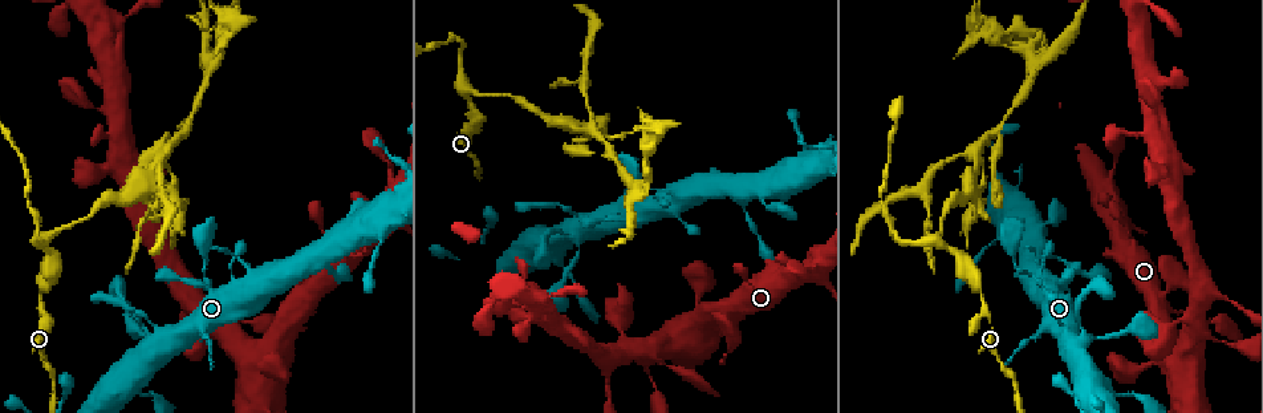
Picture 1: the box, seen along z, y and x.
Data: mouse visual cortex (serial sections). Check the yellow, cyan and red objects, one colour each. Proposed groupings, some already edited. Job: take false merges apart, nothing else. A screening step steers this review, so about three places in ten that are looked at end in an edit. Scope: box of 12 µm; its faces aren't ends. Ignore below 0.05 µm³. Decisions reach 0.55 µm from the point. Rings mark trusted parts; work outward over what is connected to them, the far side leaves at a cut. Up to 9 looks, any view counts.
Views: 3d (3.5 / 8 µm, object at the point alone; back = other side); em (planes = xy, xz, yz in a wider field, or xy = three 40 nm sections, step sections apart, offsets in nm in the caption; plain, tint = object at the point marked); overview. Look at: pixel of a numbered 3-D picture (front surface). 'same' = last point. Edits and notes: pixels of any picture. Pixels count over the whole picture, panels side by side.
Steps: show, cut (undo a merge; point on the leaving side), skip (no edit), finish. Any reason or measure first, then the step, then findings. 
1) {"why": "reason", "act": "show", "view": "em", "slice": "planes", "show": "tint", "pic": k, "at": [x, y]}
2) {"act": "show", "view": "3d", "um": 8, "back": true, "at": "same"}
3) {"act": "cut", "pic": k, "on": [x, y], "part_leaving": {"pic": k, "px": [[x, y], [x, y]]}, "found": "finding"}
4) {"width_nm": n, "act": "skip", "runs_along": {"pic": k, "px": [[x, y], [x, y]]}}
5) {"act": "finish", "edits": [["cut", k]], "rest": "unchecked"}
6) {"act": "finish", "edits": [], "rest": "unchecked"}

{"why": "sharp bend", "act": "show", "view": "3d", "um": 3.5, "pic": 1, "at": [1209, 322]}

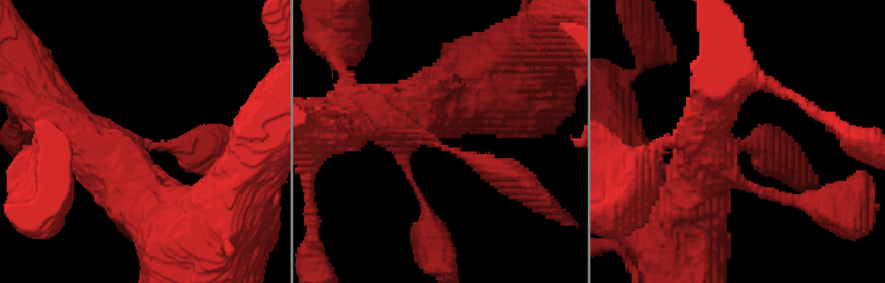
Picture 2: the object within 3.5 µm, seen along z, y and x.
{"act": "show", "view": "em", "slice": "planes", "show": "tint", "pic": 2, "at": [125, 148]}

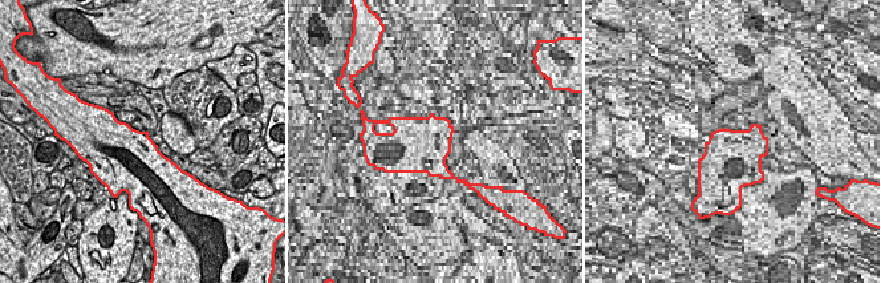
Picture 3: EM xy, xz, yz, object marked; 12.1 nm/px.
{"act": "skip", "runs_along": {"pic": 2, "px": [[167, 223], [118, 166], [40, 105]]}, "found": "all the same cell"}

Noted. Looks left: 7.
{"why": "thick turns thin", "act": "show", "view": "3d", "um": 3.5, "pic": 1, "at": [464, 135]}

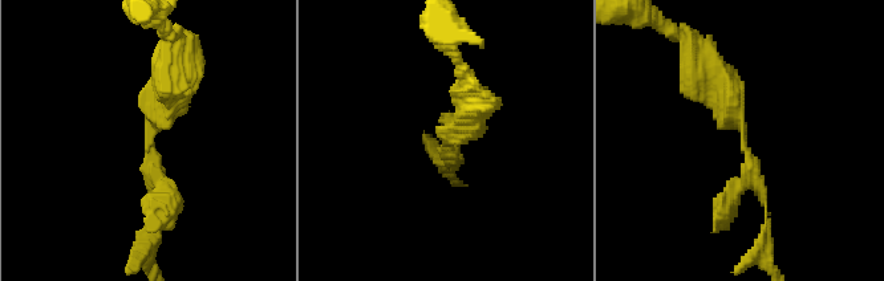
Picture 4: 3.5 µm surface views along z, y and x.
{"act": "show", "view": "em", "slice": "xy", "step": 3, "show": "tint", "pic": 4, "at": [447, 145]}

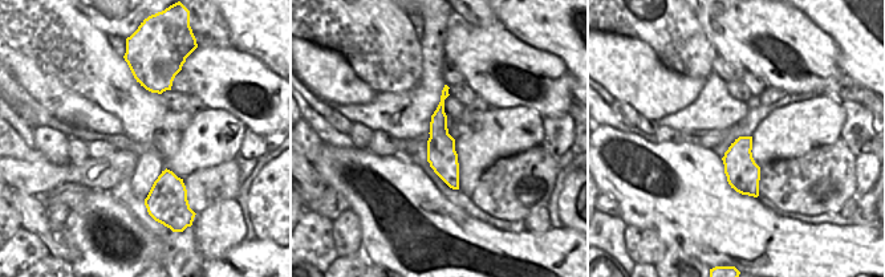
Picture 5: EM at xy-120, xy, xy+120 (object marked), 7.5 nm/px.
{"act": "skip", "runs_along": {"pic": 4, "px": [[766, 222], [745, 133], [701, 66]]}, "found": "continuous, no second cell"}

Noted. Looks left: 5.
{"why": "narrows sharply", "act": "show", "view": "3d", "um": 3.5, "pic": 1, "at": [466, 94]}

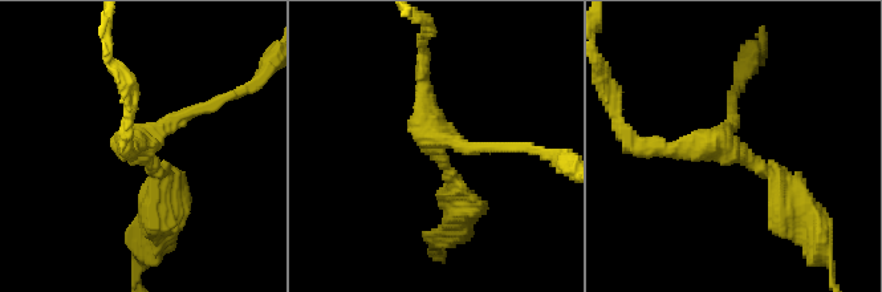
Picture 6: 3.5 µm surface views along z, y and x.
{"arms": 3, "arm_widths_nm": [150, 200, 200], "why": "need the tissue", "act": "show", "view": "em", "slice": "xy", "step": 1, "show": "tint", "pic": 6, "at": [435, 139]}

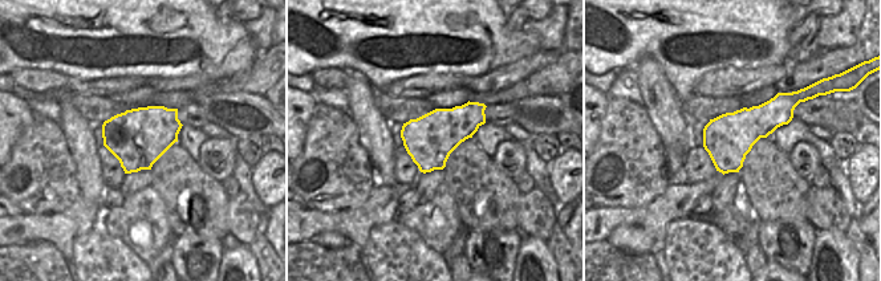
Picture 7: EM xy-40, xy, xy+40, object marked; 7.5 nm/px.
{"act": "skip", "runs_along": {"pic": 6, "px": [[162, 191], [137, 147], [215, 102]]}, "found": "continuous, no second cell"}

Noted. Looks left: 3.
{"why": "three arms meet", "act": "show", "view": "3d", "um": 3.5, "pic": 1, "at": [111, 18]}

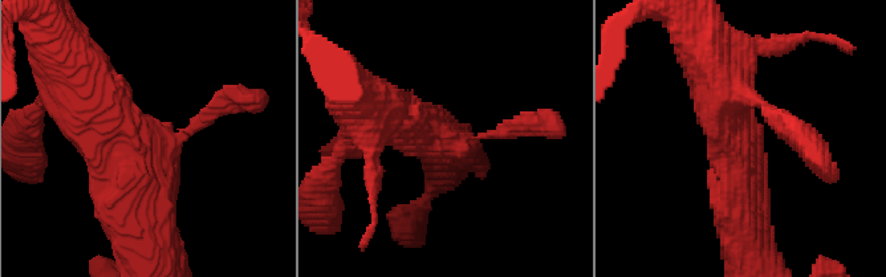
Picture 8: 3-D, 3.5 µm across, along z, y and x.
{"act": "show", "view": "em", "slice": "xy", "step": 1, "show": "tint", "pic": 8, "at": [146, 145]}

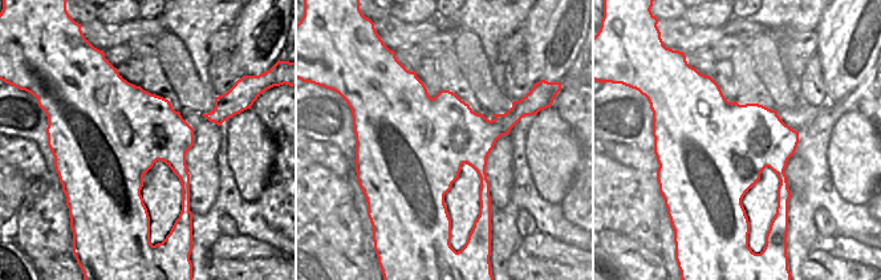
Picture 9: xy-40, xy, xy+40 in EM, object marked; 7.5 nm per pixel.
{"why": "another direction", "act": "show", "view": "em", "slice": "xy", "step": 5, "show": "tint", "at": "same"}

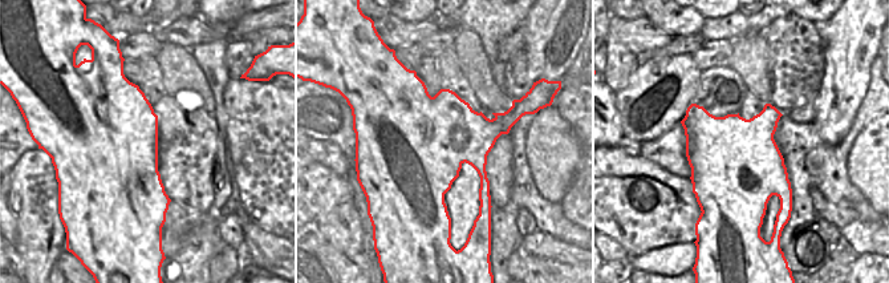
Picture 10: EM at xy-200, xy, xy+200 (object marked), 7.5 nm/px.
{"act": "skip", "runs_along": {"pic": 8, "px": [[137, 232], [121, 142], [60, 94]]}, "found": "one cell here"}

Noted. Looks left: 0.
{"act": "finish", "edits": [], "rest": "unchecked"}

